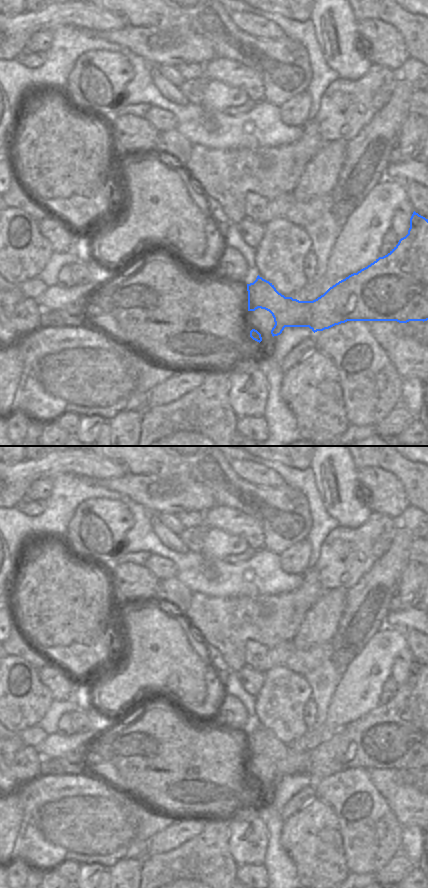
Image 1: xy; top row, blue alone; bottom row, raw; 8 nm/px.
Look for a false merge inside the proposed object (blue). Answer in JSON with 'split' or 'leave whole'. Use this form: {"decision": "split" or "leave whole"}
{"decision": "leave whole"}

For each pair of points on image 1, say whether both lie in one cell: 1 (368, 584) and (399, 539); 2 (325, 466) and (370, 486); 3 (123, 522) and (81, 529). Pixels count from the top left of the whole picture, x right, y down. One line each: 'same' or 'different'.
1: same
2: different
3: same

